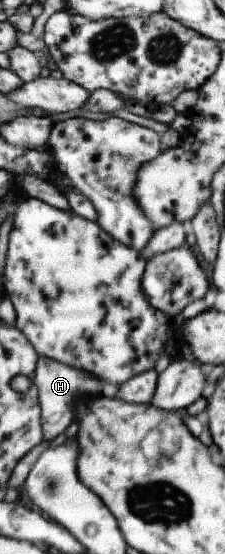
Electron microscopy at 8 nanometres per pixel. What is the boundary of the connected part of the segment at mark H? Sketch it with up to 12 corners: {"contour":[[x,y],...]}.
{"contour":[[40,358],[45,440],[64,436],[80,402],[104,396],[102,380]]}

